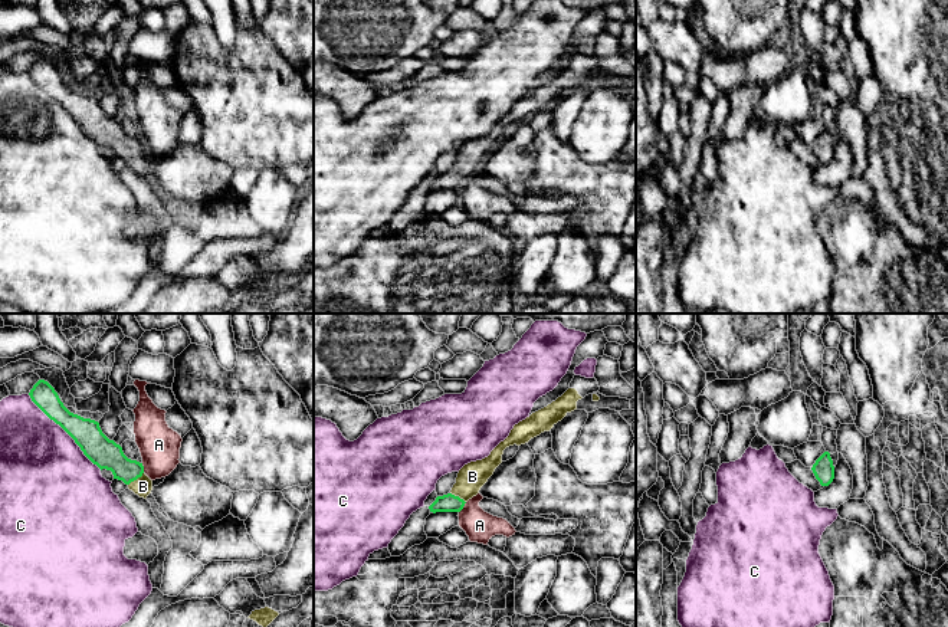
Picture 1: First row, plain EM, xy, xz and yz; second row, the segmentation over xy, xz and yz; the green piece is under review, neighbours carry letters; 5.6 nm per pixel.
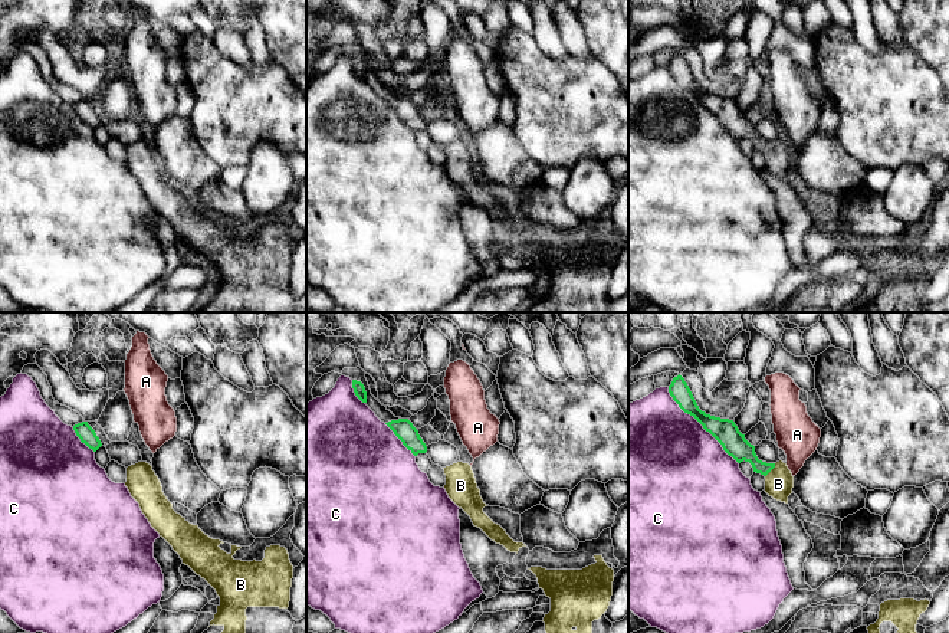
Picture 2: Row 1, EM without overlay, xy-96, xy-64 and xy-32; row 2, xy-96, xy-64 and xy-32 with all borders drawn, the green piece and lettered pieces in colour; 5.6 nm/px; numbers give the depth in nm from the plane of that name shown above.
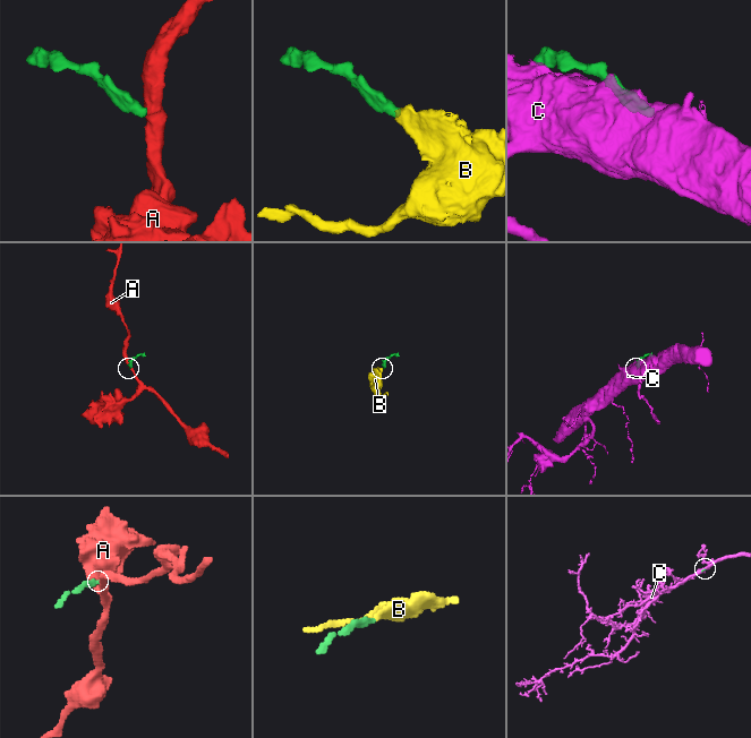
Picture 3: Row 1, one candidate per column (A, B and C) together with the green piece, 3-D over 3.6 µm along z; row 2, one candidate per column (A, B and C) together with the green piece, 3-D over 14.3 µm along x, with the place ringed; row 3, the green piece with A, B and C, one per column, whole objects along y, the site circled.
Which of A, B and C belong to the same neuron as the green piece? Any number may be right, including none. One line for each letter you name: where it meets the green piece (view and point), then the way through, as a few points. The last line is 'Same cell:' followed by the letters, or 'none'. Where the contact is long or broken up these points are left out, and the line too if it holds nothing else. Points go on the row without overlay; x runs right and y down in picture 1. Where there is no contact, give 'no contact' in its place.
B: meets green in xy at (135, 157); runs through xy (105, 131), (135, 157), (143, 164)
Same cell: B

